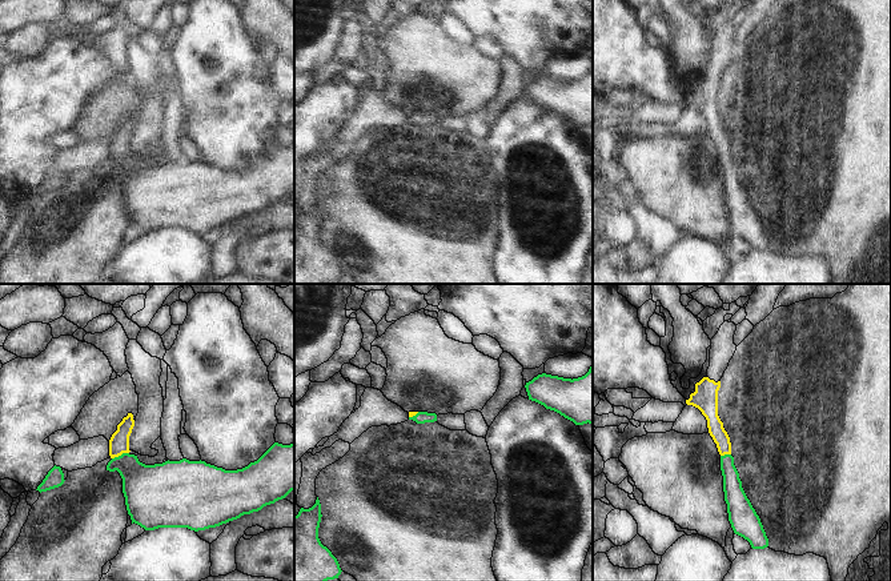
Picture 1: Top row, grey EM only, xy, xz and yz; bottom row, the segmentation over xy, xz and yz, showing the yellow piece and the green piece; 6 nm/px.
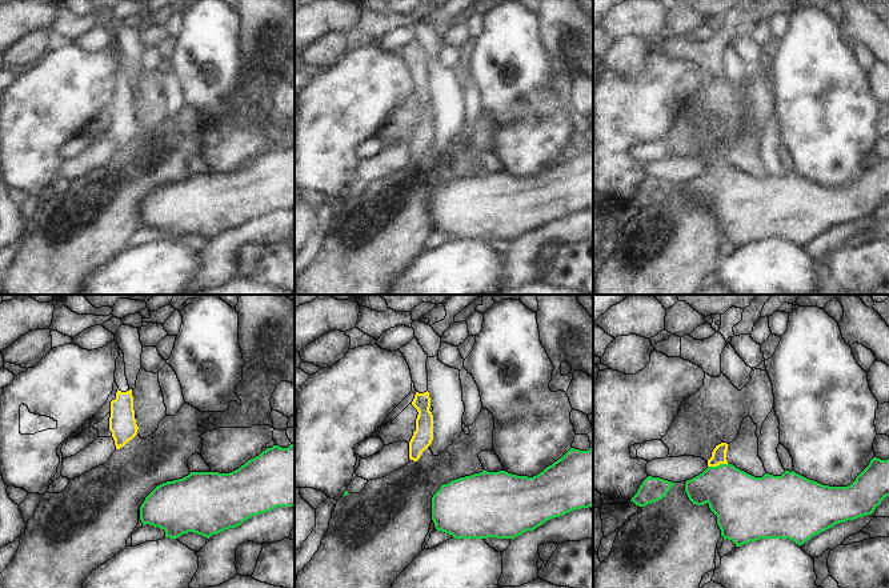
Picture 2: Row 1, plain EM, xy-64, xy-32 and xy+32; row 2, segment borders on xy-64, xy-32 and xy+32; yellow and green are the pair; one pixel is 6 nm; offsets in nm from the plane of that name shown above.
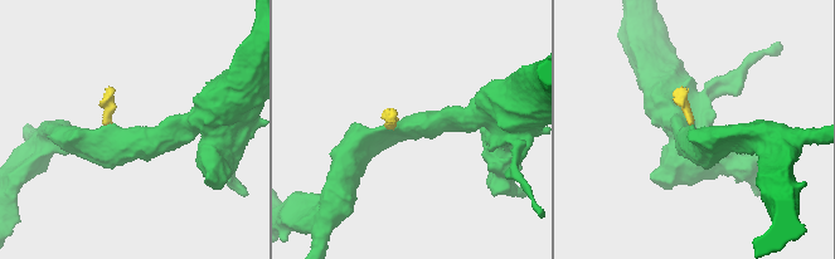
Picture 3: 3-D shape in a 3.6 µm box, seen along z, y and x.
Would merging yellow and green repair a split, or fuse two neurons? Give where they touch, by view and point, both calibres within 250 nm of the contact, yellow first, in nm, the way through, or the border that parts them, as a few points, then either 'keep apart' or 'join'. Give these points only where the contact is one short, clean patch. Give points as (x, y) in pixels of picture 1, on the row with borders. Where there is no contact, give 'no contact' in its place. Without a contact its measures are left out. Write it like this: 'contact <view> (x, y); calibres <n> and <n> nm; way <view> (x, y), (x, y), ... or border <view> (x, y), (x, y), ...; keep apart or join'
contact xy (120, 455); calibres 120 and 280 nm; way xy (119, 443), (120, 455), (145, 487); join

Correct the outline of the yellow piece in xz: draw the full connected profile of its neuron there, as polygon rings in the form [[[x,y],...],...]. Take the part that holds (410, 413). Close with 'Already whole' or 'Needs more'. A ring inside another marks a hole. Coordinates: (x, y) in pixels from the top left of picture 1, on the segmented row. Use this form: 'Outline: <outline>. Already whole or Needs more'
Outline: [[[409,412],[409,420],[416,421],[417,424],[434,422],[437,421],[437,414],[428,412]]]. Needs more.

